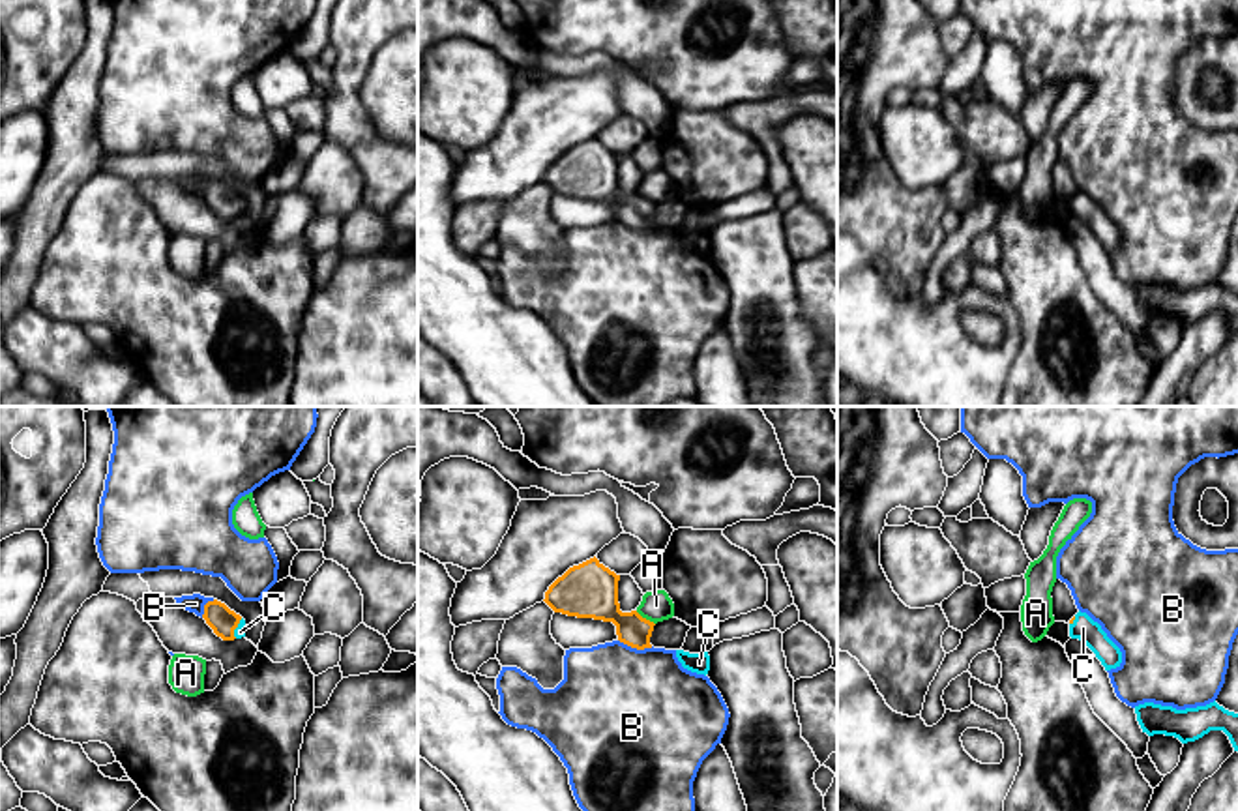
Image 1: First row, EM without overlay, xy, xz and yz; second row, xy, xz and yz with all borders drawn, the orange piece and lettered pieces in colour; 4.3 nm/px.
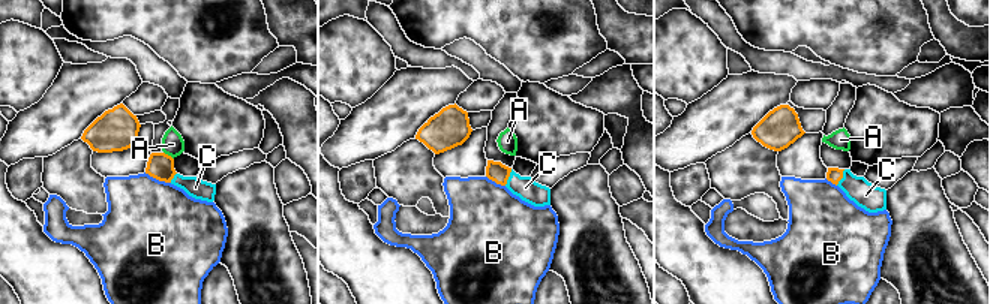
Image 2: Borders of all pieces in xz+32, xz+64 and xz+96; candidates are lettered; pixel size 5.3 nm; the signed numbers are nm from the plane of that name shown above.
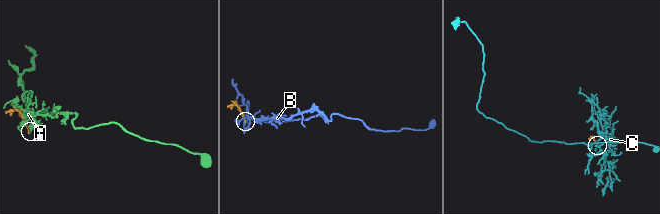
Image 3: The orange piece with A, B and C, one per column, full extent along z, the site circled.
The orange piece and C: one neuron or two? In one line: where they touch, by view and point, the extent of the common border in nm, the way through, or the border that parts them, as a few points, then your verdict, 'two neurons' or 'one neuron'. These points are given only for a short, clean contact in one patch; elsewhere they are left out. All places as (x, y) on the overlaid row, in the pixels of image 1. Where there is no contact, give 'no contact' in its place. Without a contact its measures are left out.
contact xy (236, 626); length 90 nm; way xy (223, 620), (236, 626), (240, 632); one neuron

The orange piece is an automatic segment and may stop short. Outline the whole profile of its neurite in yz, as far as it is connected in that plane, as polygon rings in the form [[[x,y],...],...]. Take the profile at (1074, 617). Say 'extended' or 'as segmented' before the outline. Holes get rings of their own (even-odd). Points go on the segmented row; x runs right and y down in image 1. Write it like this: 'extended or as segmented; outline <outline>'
extended; outline [[[1077,612],[1069,620],[1069,637],[1083,641],[1101,661],[1105,671],[1116,669],[1122,663],[1120,648],[1107,637],[1098,622],[1086,612]]]

